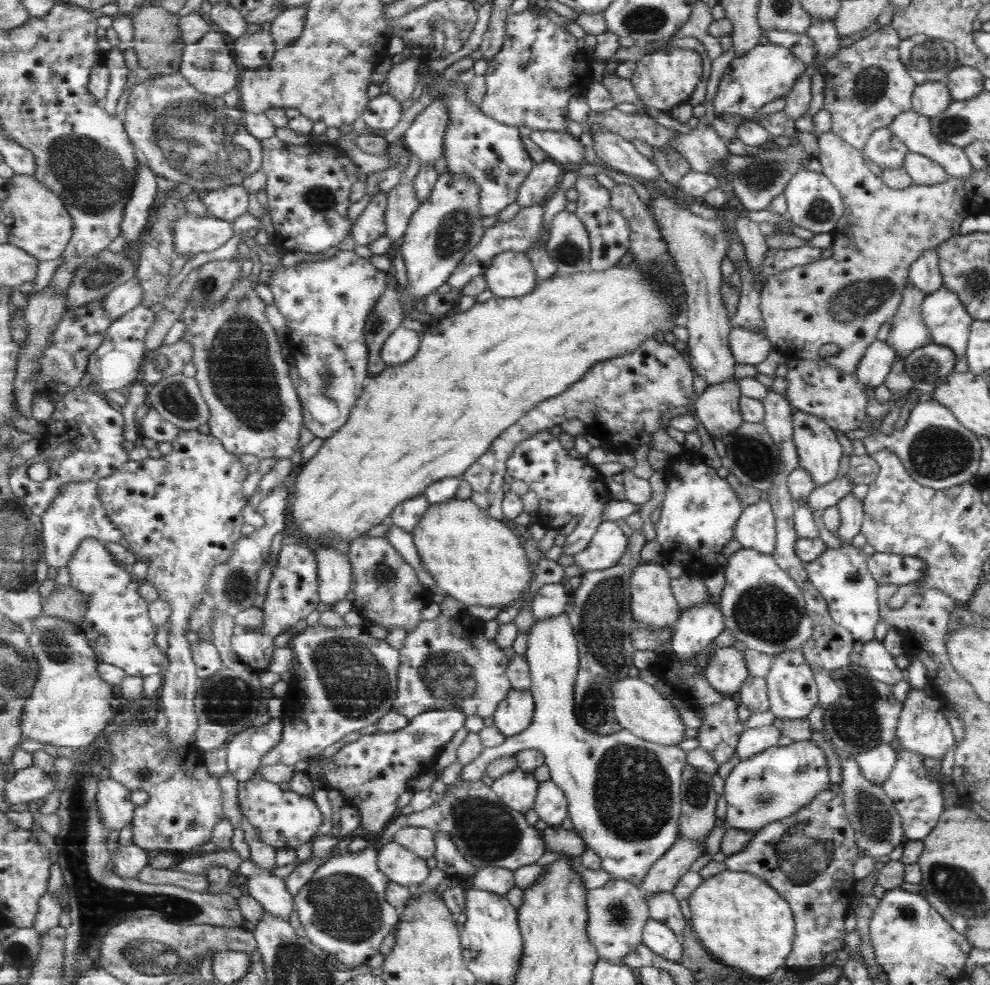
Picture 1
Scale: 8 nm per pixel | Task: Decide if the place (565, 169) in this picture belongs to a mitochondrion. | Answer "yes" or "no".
no

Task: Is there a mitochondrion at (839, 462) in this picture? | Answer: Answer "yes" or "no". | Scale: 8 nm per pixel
no

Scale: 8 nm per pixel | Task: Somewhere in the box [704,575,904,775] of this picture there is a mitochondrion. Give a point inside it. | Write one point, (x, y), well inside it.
(767, 614)

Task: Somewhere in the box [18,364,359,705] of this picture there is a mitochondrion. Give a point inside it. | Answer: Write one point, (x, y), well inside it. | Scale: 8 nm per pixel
(55, 645)

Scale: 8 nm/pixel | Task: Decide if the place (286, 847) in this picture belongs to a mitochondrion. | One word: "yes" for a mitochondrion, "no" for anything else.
no

